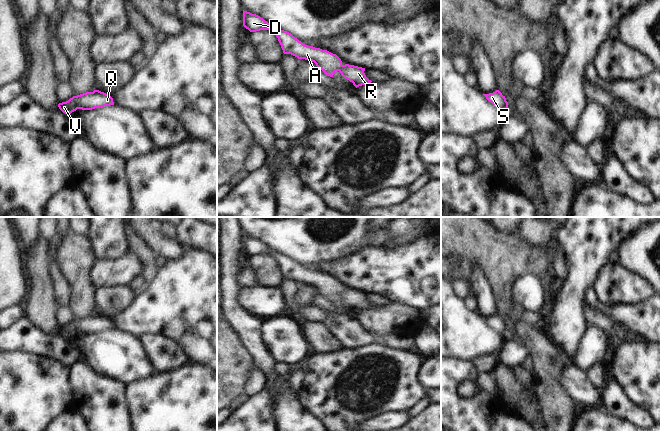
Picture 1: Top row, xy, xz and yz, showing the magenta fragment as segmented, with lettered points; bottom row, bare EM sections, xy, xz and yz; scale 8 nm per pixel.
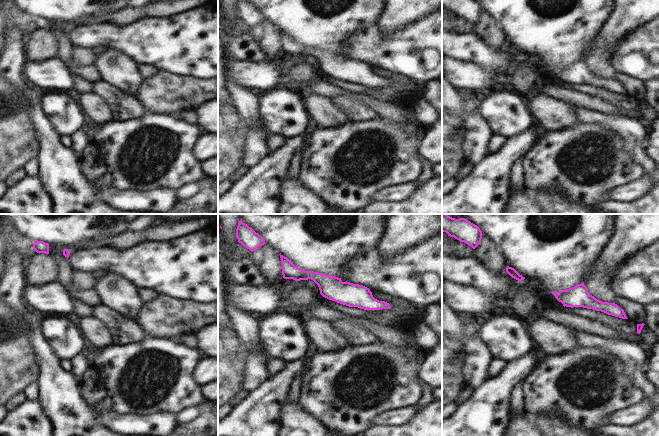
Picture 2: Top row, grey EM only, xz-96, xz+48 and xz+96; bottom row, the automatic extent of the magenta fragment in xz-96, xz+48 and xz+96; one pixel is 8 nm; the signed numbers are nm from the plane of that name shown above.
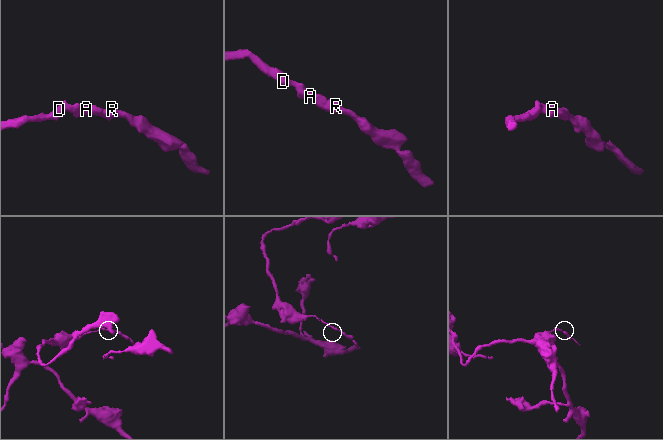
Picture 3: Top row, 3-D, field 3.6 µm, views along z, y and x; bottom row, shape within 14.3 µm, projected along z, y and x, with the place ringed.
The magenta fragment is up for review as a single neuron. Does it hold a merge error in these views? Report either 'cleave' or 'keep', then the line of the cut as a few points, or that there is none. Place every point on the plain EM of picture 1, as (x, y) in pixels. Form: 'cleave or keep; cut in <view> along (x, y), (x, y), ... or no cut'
keep; no cut

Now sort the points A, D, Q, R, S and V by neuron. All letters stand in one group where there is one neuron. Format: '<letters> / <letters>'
A D Q R S V

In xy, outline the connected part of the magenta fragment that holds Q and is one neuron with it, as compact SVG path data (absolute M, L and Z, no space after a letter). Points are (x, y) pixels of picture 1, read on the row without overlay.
M94 314L73 320L66 326L58 328L59 333L65 338L71 338L77 333L92 334L104 330L114 329L113 322L104 316Z

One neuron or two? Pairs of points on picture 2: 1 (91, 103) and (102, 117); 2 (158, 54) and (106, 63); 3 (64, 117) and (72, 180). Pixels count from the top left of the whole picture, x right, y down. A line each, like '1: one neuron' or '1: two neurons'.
1: one neuron
2: two neurons
3: two neurons

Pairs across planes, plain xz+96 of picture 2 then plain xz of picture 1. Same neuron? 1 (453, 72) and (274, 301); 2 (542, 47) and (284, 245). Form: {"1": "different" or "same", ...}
{"1": "same", "2": "same"}

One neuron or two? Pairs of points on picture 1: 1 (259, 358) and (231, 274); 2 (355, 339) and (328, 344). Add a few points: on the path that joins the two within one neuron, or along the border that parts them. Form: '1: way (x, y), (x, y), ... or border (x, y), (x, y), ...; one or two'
1: way (250, 337), (249, 329), (230, 307), (230, 295); one
2: border (322, 322), (334, 335); two

